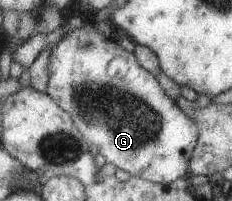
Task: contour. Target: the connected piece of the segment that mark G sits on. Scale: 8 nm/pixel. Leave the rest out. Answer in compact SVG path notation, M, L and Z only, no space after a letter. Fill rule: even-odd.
M83 23L82 27L72 29L70 33L66 33L49 51L48 75L50 75L50 77L48 77L48 87L46 87L45 93L58 103L60 109L67 111L72 122L74 122L75 126L79 129L82 138L88 142L89 145L96 147L98 153L104 158L105 163L112 164L116 170L120 169L129 173L130 177L140 177L140 179L161 185L186 177L186 173L189 171L188 167L192 151L196 146L199 133L194 119L190 119L190 117L186 117L186 113L182 113L175 101L166 96L166 93L164 93L162 87L160 87L155 76L142 69L136 62L136 57L134 57L133 53L124 51L120 45L116 44L116 39L100 35L100 33L94 29L92 23Z

